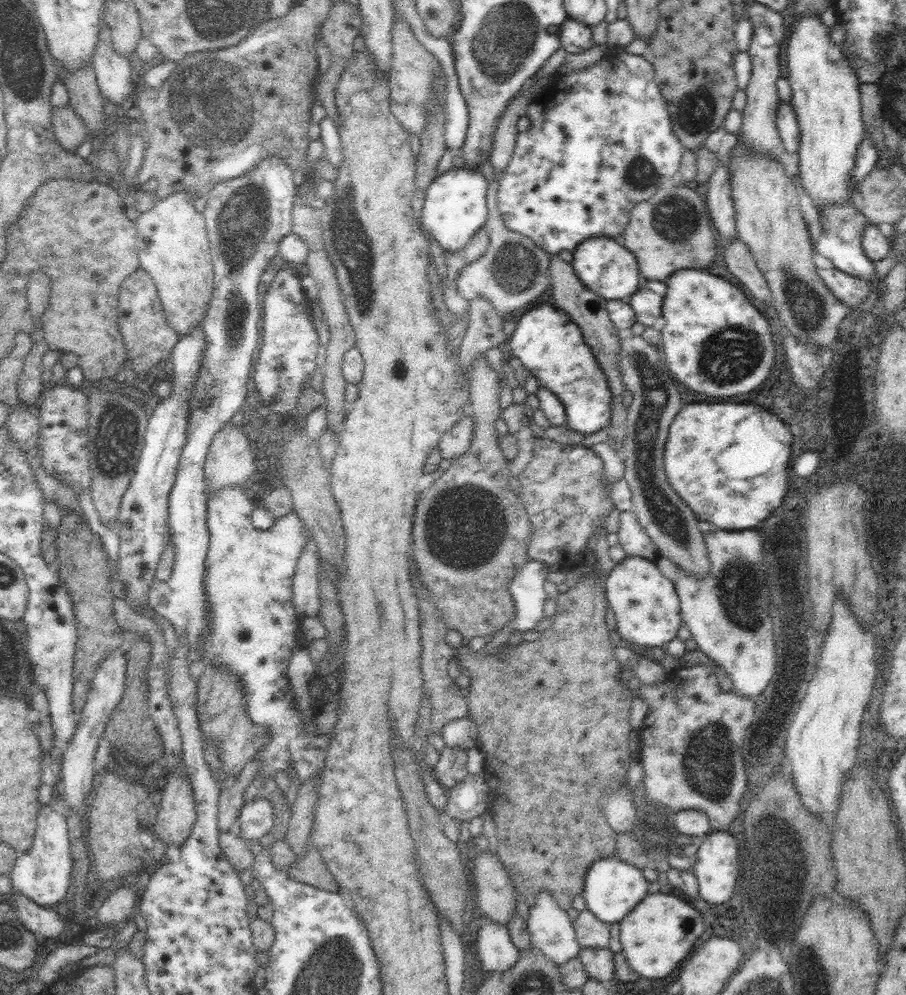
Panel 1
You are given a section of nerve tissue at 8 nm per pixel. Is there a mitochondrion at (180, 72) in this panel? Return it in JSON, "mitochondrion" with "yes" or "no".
{"mitochondrion":"yes"}

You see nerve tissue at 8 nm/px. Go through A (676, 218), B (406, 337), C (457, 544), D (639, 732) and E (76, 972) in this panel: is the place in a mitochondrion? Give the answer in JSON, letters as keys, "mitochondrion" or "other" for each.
{"A":"mitochondrion","B":"other","C":"mitochondrion","D":"other","E":"other"}

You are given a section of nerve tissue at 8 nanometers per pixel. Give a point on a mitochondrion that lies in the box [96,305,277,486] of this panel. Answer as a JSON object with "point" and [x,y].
{"point":[204,400]}

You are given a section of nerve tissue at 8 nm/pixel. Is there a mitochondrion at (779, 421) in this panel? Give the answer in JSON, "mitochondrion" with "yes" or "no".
{"mitochondrion":"no"}

